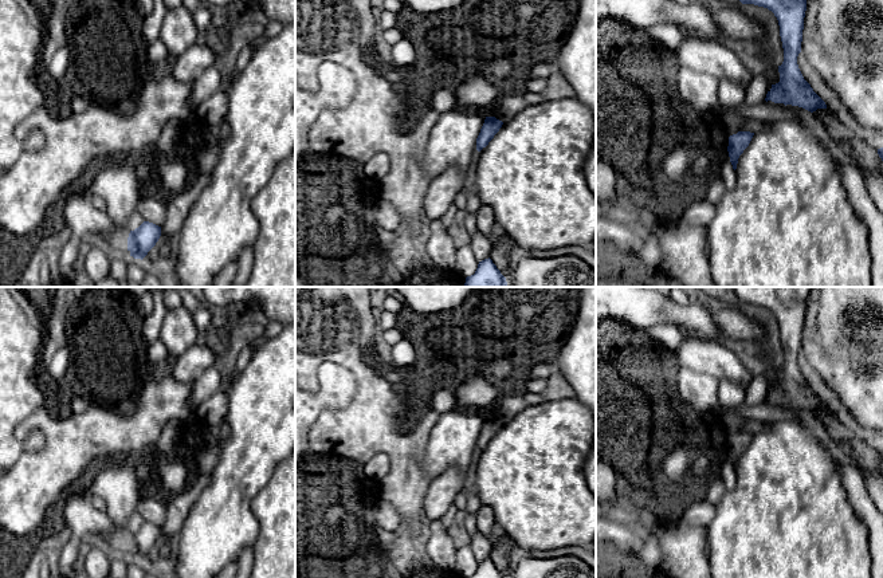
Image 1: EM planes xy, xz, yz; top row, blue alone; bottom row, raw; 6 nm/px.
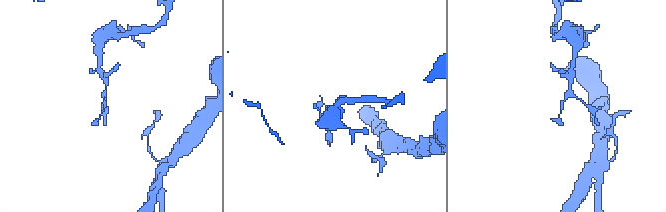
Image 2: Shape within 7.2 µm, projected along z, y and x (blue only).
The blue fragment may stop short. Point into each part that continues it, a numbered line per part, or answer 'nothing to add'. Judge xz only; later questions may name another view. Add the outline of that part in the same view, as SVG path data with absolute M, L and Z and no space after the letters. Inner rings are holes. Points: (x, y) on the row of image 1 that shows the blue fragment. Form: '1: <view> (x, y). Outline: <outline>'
nothing to add

